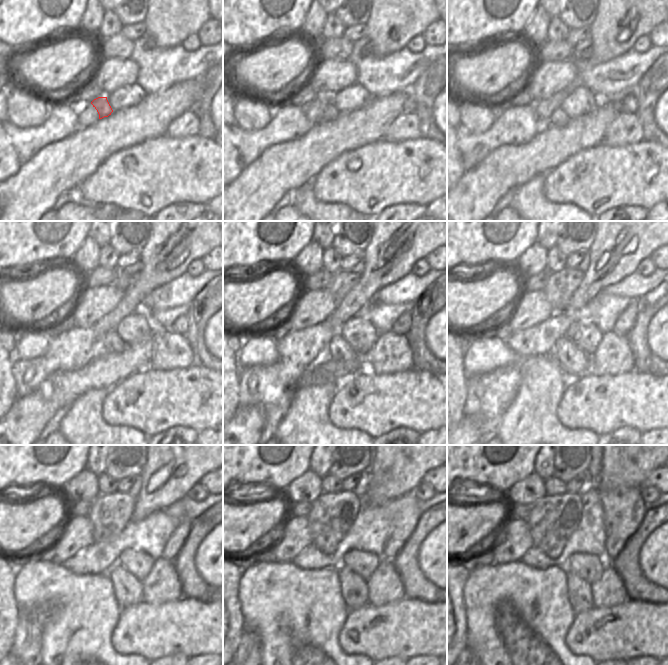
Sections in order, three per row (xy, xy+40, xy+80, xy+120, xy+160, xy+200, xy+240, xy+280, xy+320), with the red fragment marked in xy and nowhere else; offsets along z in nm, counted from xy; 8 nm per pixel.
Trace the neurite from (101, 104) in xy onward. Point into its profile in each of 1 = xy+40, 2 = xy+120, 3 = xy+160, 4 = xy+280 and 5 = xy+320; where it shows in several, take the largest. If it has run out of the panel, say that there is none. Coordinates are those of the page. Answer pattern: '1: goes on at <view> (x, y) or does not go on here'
1: goes on at xy+40 (331, 112)
2: goes on at xy+120 (111, 342)
3: goes on at xy+160 (338, 349)
4: goes on at xy+280 (353, 587)
5: goes on at xy+320 (579, 591)

